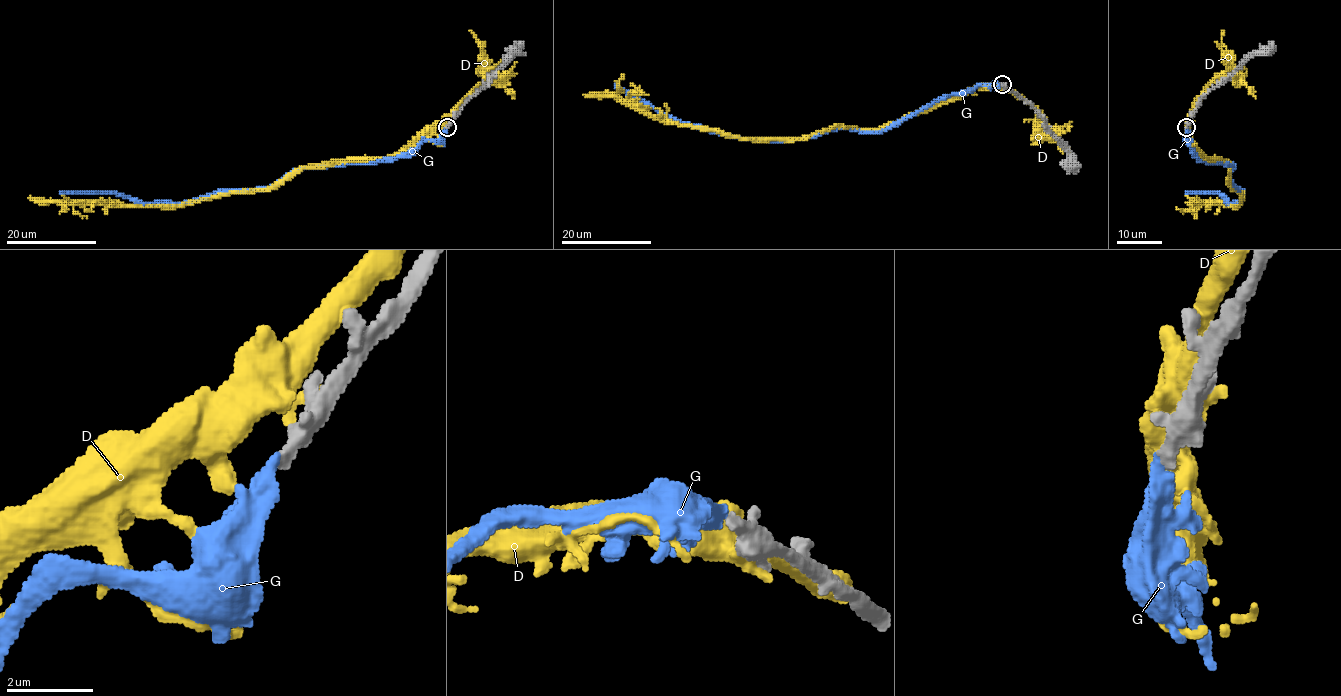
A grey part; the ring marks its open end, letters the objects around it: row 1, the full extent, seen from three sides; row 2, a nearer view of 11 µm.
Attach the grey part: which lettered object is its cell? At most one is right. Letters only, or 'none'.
G

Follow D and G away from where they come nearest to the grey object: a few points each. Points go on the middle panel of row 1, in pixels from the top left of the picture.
D: (1004, 89), (976, 86), (880, 128), (829, 128), (778, 138), (739, 138), (668, 124), (613, 97), (582, 95)
G: (1002, 85), (977, 85), (937, 97), (877, 131), (832, 129), (815, 136), (750, 139), (664, 116), (614, 82)

